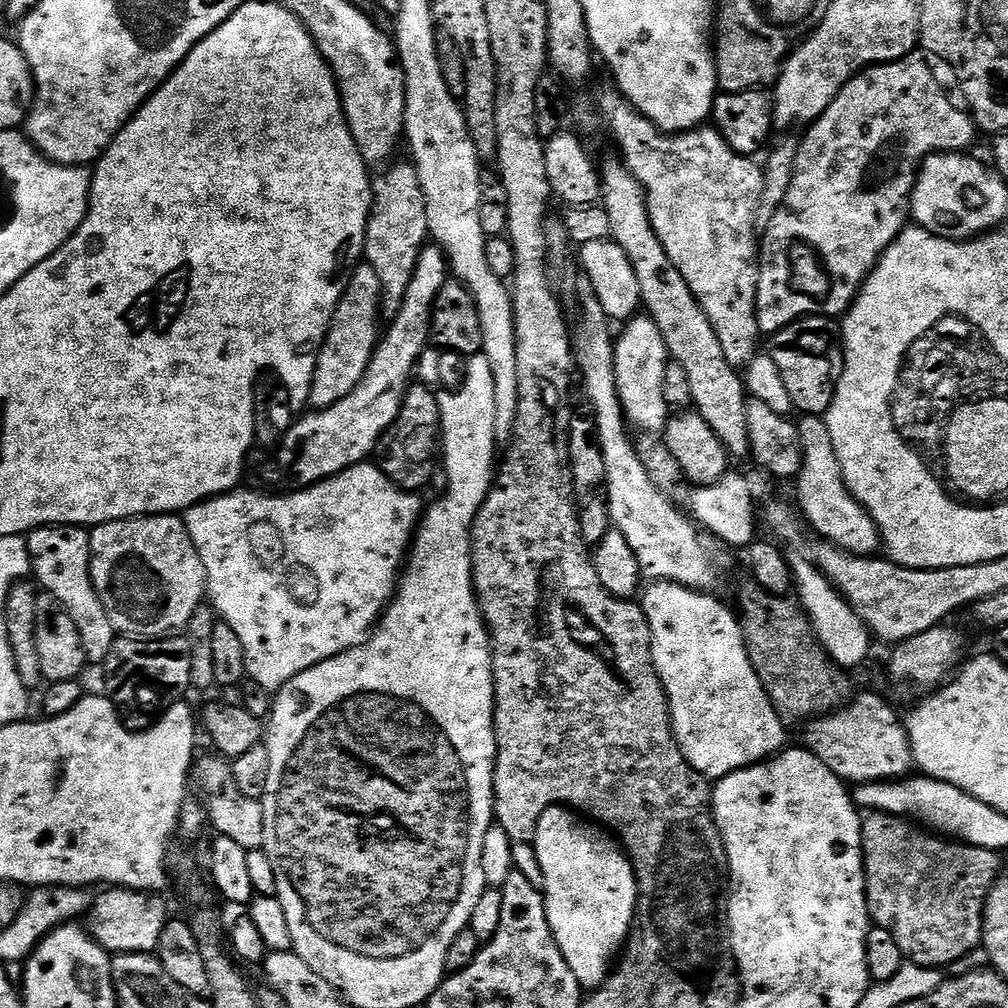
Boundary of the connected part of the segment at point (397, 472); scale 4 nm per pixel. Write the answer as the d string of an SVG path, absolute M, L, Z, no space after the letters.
M413 383L404 393L404 401L400 413L394 423L376 445L374 463L377 468L390 478L392 484L404 489L405 492L419 493L419 488L428 484L428 479L438 472L438 453L442 448L440 431L440 402L437 393L431 392L427 383Z

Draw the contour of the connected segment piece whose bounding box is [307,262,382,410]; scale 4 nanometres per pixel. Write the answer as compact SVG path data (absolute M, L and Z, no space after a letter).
M367 262L357 263L356 267L351 269L348 284L334 310L324 344L314 357L316 369L307 398L307 403L313 409L329 408L334 406L334 402L342 402L342 398L346 398L346 394L350 394L350 390L358 386L378 343L376 323L379 320L382 320L382 309L378 274L374 274Z

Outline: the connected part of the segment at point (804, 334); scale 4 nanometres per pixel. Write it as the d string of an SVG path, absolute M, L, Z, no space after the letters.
M827 316L803 317L771 333L769 340L772 341L766 348L766 355L772 359L774 366L778 366L778 374L782 374L786 390L790 390L793 409L804 416L823 417L832 401L834 371L832 360L828 357L832 352L832 324Z

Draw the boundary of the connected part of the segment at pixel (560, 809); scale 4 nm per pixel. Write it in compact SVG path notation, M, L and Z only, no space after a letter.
M553 806L547 808L540 817L537 818L534 847L536 849L538 866L541 867L542 878L544 879L544 887L542 889L542 912L550 922L552 937L556 939L558 950L562 954L562 958L565 962L568 963L568 969L574 974L577 985L579 985L581 989L588 988L587 990L595 990L608 979L610 975L610 965L617 959L618 953L623 949L628 934L632 930L632 922L636 919L636 872L633 870L632 864L628 860L628 853L624 851L623 847L621 847L603 827L589 822L583 815L577 814L573 809L567 806Z

